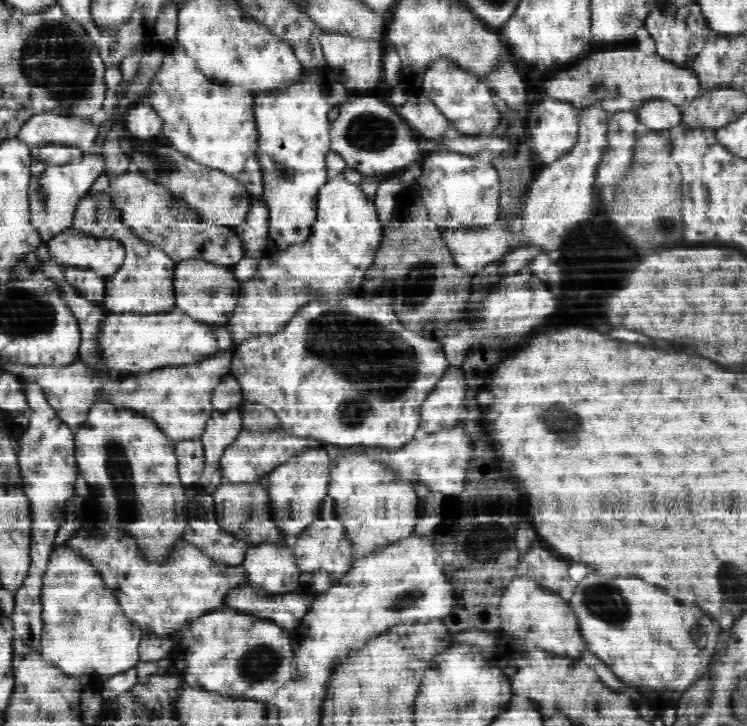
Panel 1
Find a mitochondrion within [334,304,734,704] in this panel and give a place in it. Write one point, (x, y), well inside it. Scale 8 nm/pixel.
(604, 601)

